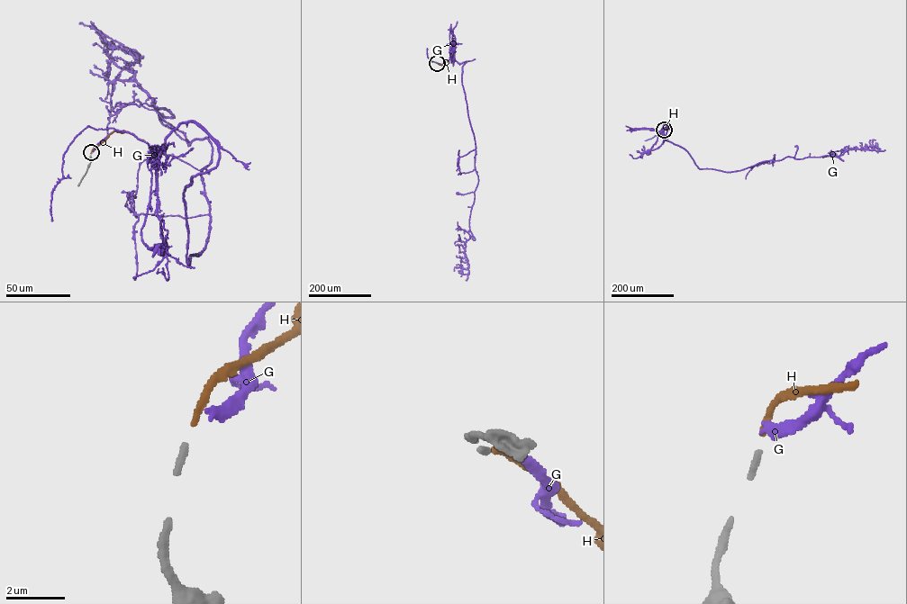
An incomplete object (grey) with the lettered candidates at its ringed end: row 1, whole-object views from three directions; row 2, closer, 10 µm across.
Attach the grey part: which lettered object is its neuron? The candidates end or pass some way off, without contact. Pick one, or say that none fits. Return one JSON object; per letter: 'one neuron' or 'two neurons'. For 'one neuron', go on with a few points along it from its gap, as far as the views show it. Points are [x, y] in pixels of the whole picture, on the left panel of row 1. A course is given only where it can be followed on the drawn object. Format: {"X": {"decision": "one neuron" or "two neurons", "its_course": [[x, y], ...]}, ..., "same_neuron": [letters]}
{"G": {"decision": "two neurons"}, "H": {"decision": "one neuron", "its_course": [[91, 151], [114, 131], [127, 131], [144, 140]]}, "same_neuron": ["H"]}

